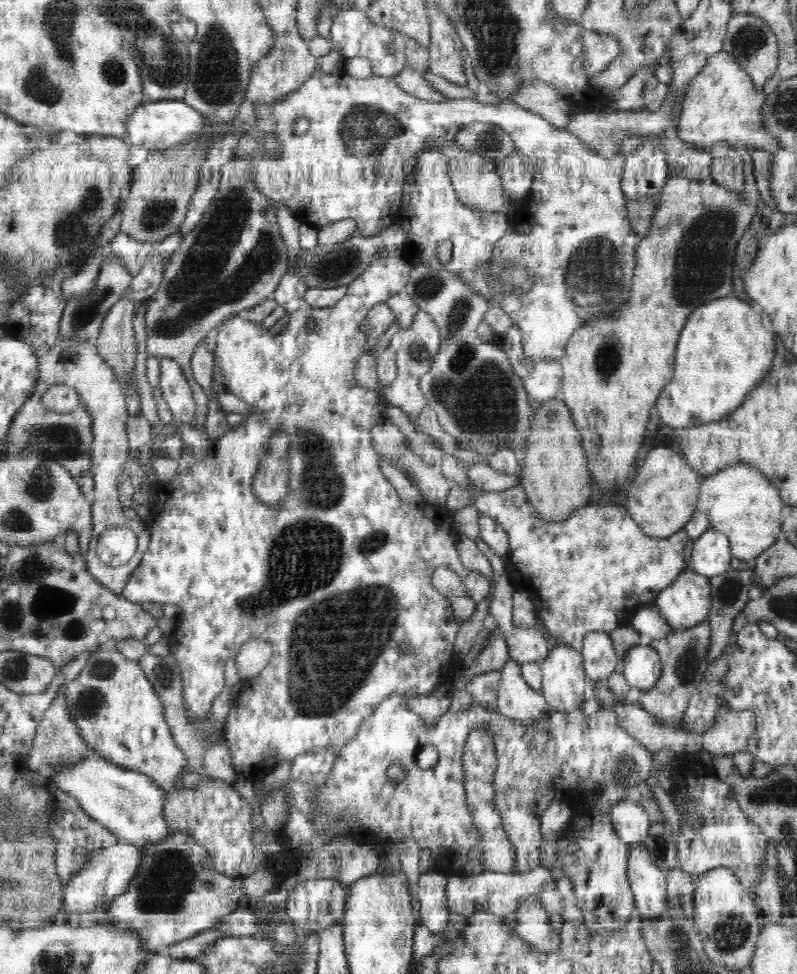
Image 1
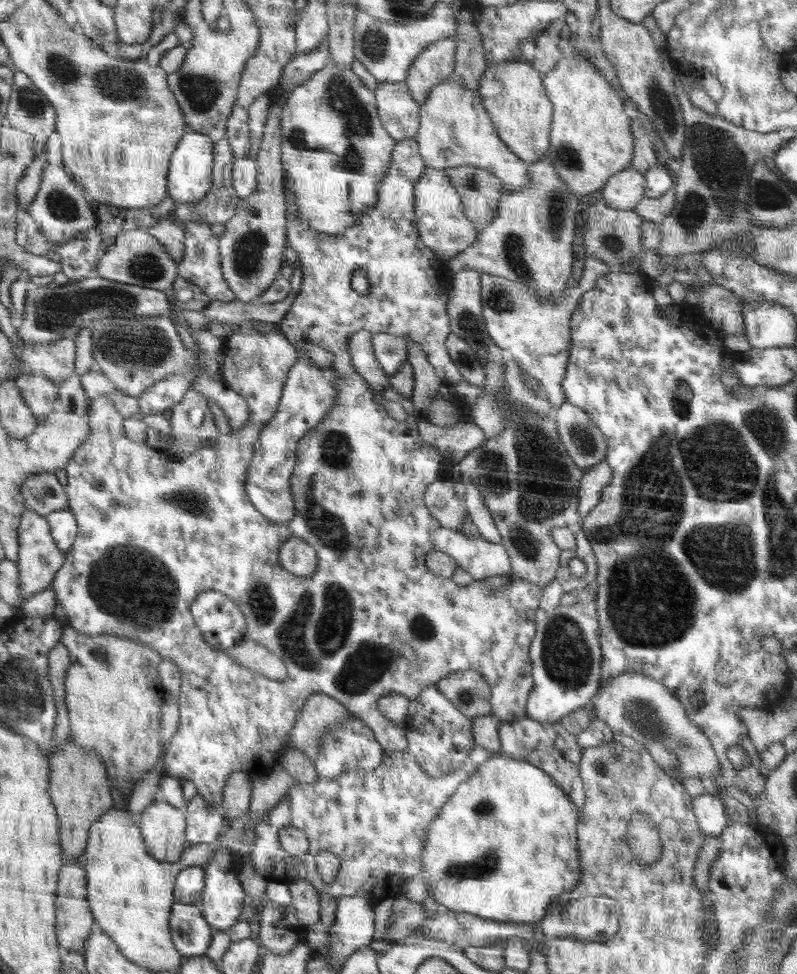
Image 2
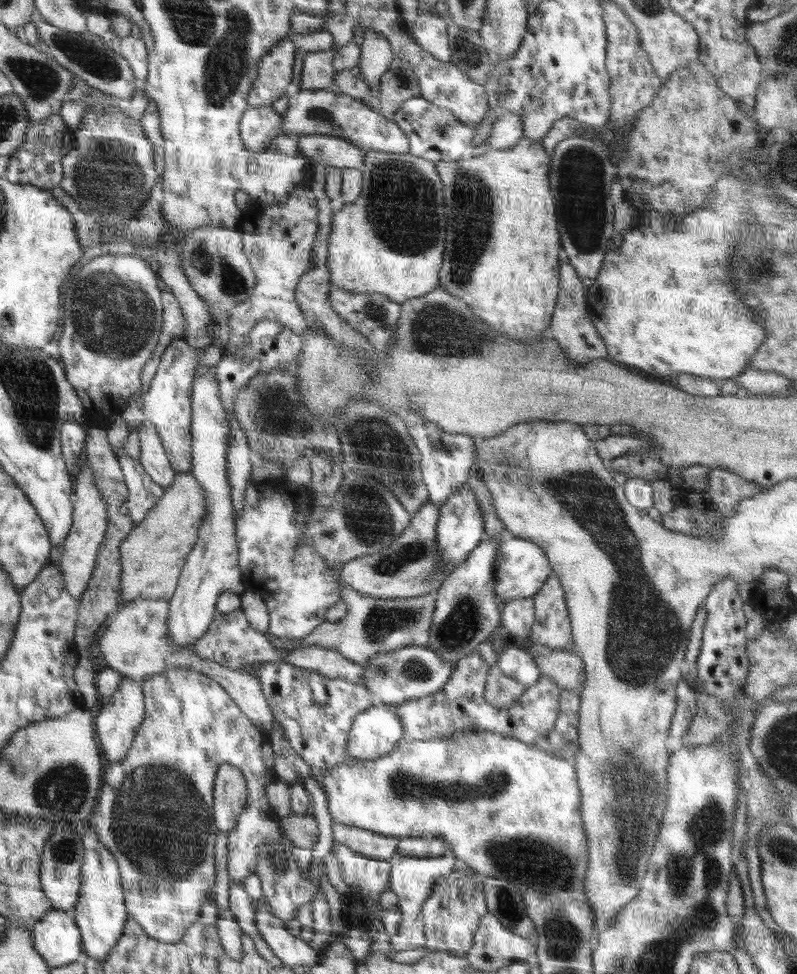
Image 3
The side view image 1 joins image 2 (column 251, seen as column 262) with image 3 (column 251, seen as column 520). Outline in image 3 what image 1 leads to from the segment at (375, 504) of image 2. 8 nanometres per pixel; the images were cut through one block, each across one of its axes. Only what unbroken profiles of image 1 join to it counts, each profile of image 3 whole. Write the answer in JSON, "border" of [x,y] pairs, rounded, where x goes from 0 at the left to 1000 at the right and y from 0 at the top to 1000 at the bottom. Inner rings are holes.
{"border":[[[284,607],[276,610],[271,619],[269,634],[256,653],[243,661],[235,663],[233,667],[242,669],[251,676],[261,677],[282,685],[292,687],[305,686],[321,680],[354,679],[364,666],[349,666],[336,651],[325,650],[311,641],[309,631],[302,623],[302,610]]]}

